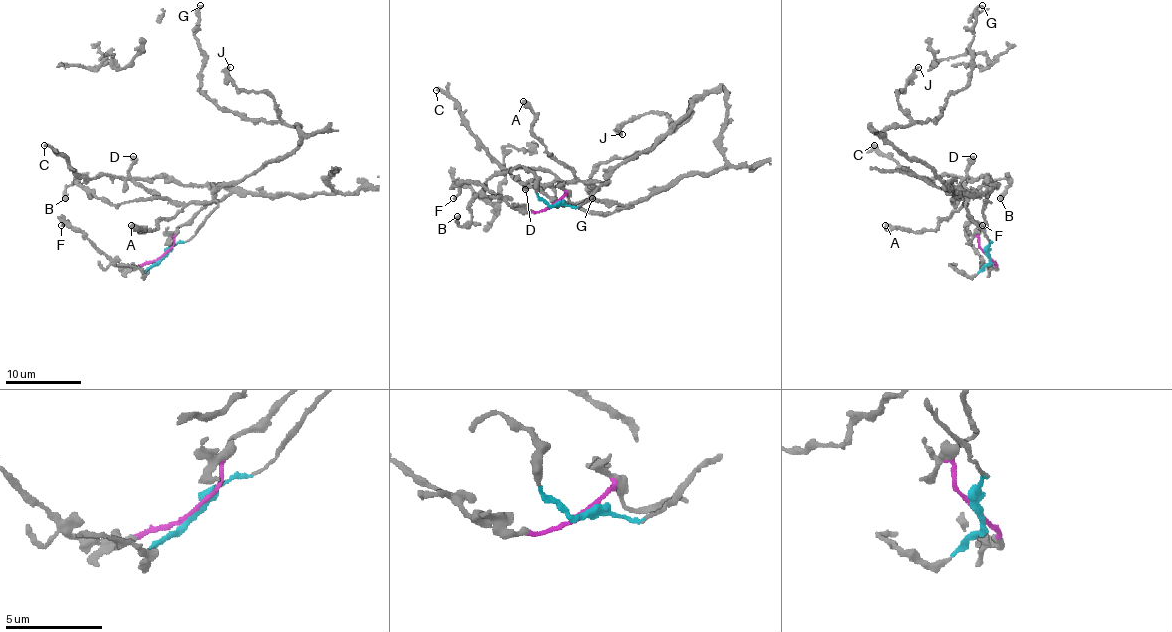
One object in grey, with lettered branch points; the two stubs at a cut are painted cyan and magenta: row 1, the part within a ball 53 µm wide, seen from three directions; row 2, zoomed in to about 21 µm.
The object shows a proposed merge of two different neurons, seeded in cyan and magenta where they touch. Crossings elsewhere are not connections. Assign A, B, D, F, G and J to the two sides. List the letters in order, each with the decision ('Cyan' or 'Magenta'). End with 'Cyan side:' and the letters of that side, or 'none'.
A: Cyan
B: Cyan
D: Cyan
F: Magenta
G: Cyan
J: Cyan
Cyan side: A, B, D, G, J

